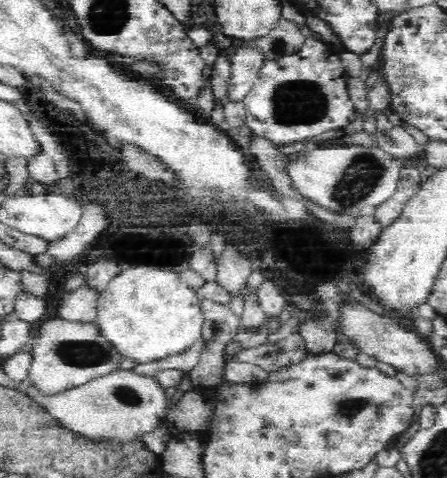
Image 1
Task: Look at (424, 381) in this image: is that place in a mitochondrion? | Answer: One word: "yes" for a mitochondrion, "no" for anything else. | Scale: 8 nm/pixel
no

